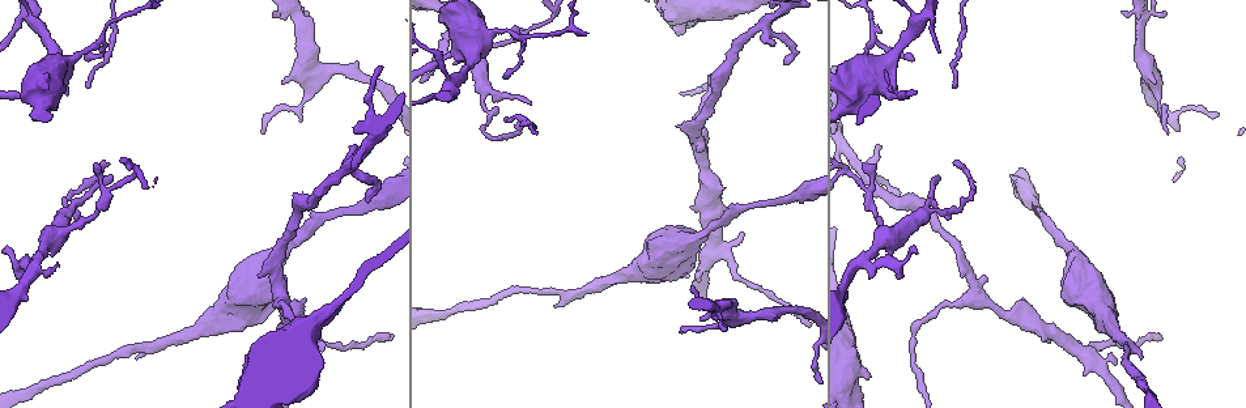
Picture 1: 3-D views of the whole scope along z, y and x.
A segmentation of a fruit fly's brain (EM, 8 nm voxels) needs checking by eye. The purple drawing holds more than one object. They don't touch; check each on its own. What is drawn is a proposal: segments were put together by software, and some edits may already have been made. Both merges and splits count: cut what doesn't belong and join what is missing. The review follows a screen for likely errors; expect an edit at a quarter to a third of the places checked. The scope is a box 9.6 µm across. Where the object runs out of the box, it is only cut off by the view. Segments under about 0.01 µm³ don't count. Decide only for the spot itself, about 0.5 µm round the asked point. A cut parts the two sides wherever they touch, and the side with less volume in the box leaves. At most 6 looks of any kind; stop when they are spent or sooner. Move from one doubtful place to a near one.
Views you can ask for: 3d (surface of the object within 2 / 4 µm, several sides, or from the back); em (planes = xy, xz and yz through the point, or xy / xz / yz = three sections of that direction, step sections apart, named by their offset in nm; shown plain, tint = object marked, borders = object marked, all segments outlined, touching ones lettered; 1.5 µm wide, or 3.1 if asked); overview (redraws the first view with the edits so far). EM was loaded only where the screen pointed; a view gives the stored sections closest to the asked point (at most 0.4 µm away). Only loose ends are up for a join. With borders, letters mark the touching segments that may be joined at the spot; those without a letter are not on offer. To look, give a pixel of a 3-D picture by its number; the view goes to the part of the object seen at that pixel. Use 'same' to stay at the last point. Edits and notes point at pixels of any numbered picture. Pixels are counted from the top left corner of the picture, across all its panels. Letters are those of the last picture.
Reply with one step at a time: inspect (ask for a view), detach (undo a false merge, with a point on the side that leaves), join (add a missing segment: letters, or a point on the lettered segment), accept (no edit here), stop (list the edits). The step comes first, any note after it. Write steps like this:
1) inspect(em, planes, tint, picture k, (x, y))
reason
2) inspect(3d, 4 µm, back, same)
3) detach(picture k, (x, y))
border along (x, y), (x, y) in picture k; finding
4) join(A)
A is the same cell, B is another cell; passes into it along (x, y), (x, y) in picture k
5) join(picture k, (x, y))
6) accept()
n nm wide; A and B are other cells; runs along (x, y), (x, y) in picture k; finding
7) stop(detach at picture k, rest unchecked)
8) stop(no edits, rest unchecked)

inspect(em, planes, tint, picture 1, (324, 347))
thick end

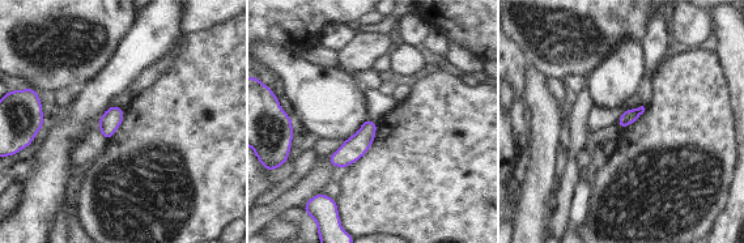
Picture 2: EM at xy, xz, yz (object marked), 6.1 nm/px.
inspect(em, planes, borders, same)
see the neighbours

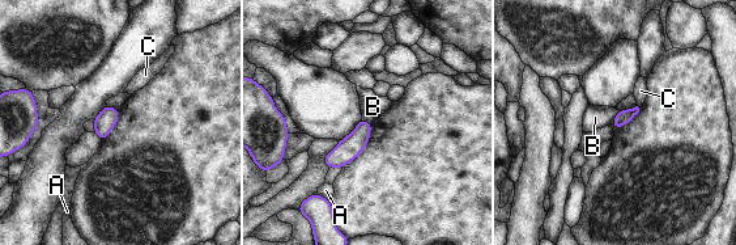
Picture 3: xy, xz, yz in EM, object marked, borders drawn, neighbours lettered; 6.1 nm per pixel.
accept()
A, B and C are other cells; border along (618, 110), (611, 123) in picture 3; no lettered segment goes on from it

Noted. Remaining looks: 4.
inspect(3d, 4 µm, picture 1, (700, 138))
calibre changes

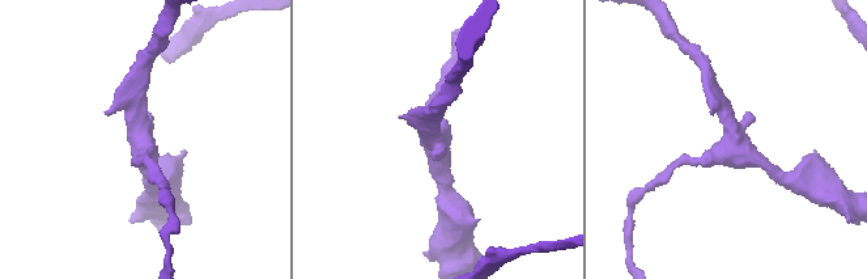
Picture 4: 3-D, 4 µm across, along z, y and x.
inspect(em, xy, step 8, tint, picture 4, (734, 145))
now the EM

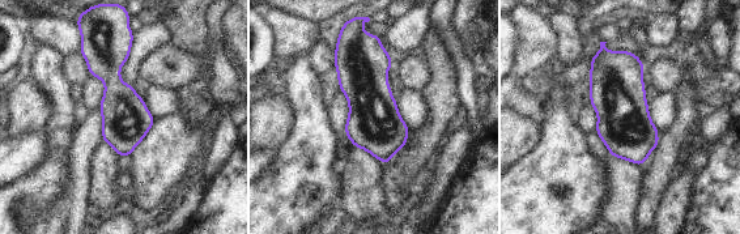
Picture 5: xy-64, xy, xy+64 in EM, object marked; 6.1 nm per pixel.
inspect(em, planes, borders, same)
another direction

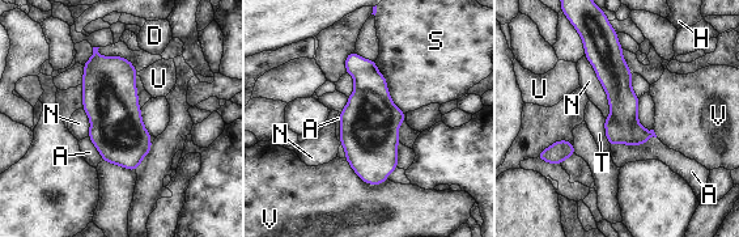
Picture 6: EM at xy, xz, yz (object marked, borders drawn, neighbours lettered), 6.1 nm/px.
accept()
N touches over 420 nm; A, D, H, N, S, T, U and V are other cells; border along (585, 55), (604, 91), (607, 119) in picture 6; one neuron here

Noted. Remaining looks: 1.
stop(no edits, rest unchecked)

